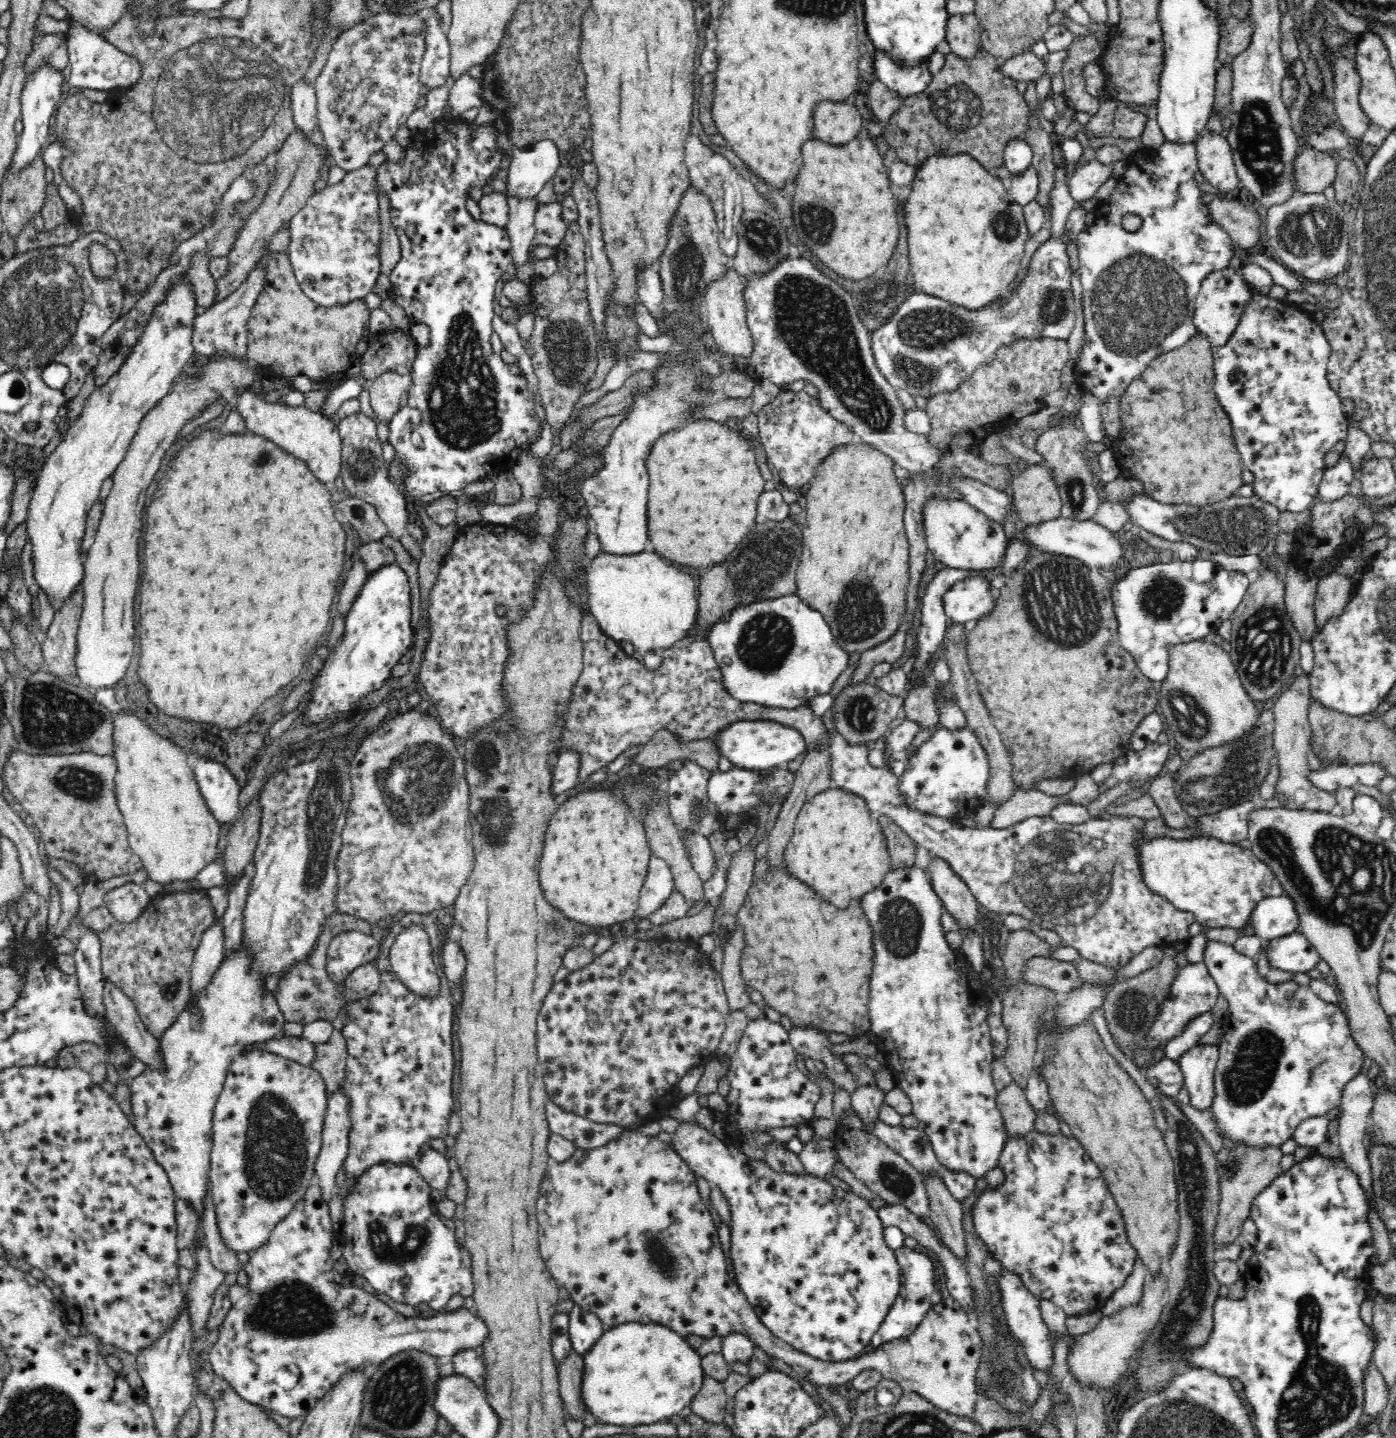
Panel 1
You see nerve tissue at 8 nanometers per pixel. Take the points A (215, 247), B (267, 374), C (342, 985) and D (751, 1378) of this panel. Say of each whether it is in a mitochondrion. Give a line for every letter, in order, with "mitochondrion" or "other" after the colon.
A: other
B: other
C: other
D: other

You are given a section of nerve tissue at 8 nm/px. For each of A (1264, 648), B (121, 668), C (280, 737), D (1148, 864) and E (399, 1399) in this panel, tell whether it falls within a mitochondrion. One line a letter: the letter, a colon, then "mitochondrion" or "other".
A: mitochondrion
B: other
C: other
D: other
E: mitochondrion

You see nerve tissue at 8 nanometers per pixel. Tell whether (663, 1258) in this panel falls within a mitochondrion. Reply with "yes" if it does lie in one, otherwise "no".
yes

